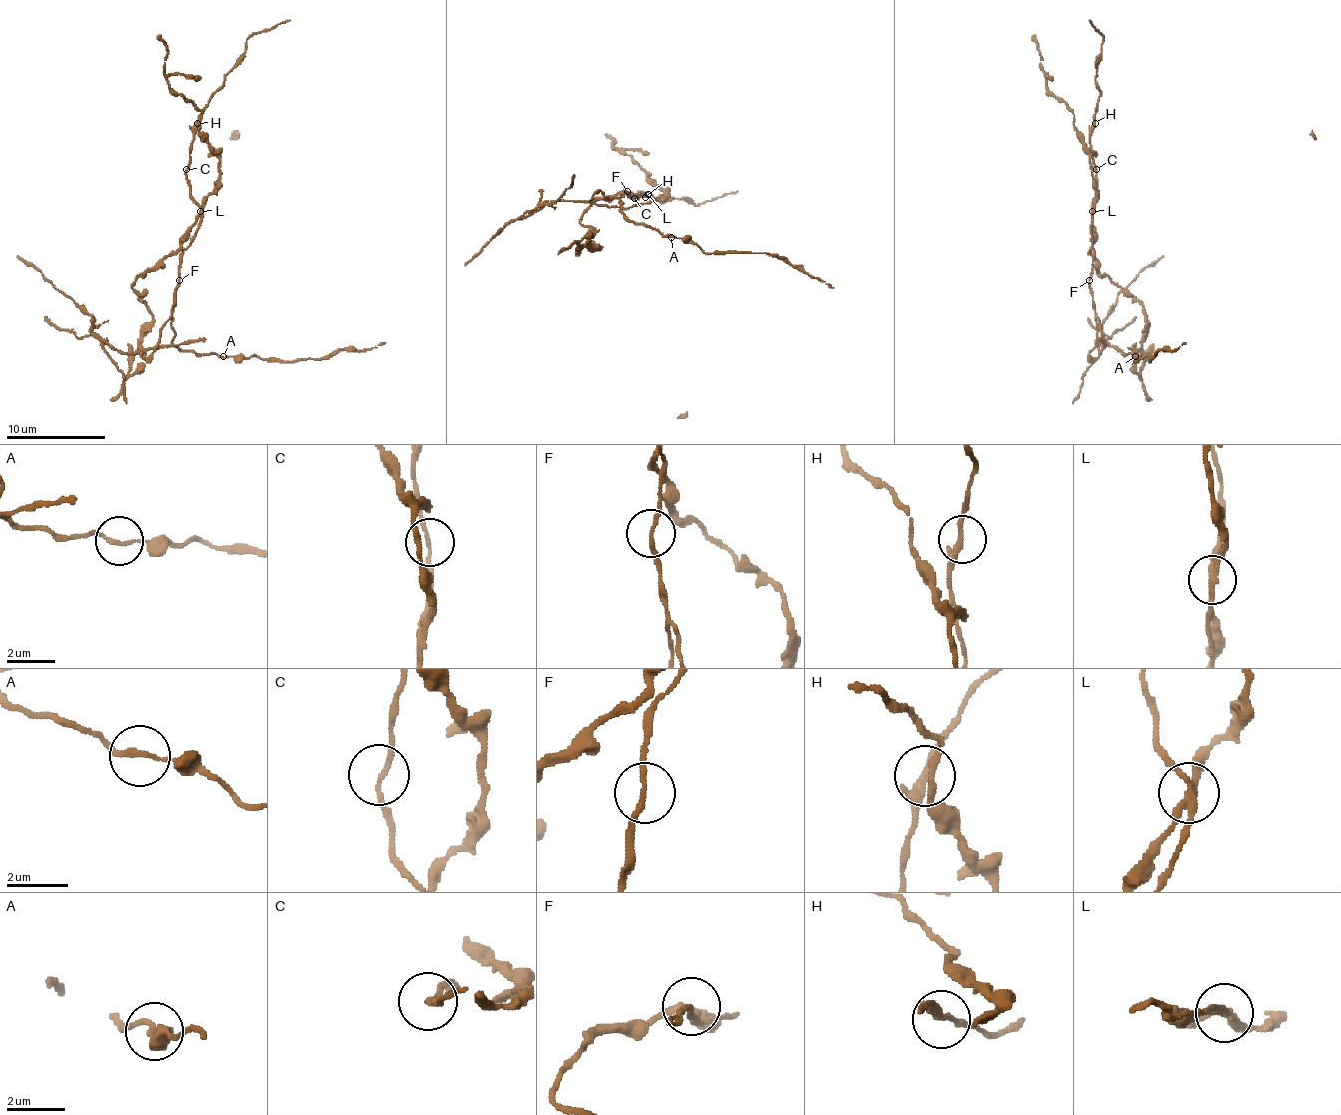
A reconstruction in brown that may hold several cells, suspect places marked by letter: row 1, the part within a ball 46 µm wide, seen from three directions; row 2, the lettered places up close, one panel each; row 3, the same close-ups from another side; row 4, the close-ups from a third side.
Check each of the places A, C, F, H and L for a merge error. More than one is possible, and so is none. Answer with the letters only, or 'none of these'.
F, L

